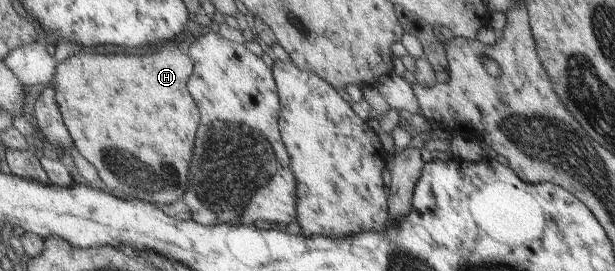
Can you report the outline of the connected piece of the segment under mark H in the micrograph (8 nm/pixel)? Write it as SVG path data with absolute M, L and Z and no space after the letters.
M164 43L160 52L148 54L148 56L140 56L140 58L138 56L98 56L98 54L87 52L87 50L92 49L84 48L84 50L80 50L75 55L71 54L68 60L58 64L54 79L57 101L59 102L64 122L75 140L76 148L97 169L100 181L103 181L107 188L115 194L124 194L130 196L130 198L136 197L143 201L150 200L150 203L163 207L178 202L180 199L184 200L189 185L190 162L192 162L196 132L198 132L198 126L200 126L200 110L198 110L198 106L196 106L196 102L194 102L192 93L188 88L188 82L195 73L194 59L190 54L184 54L175 43Z

